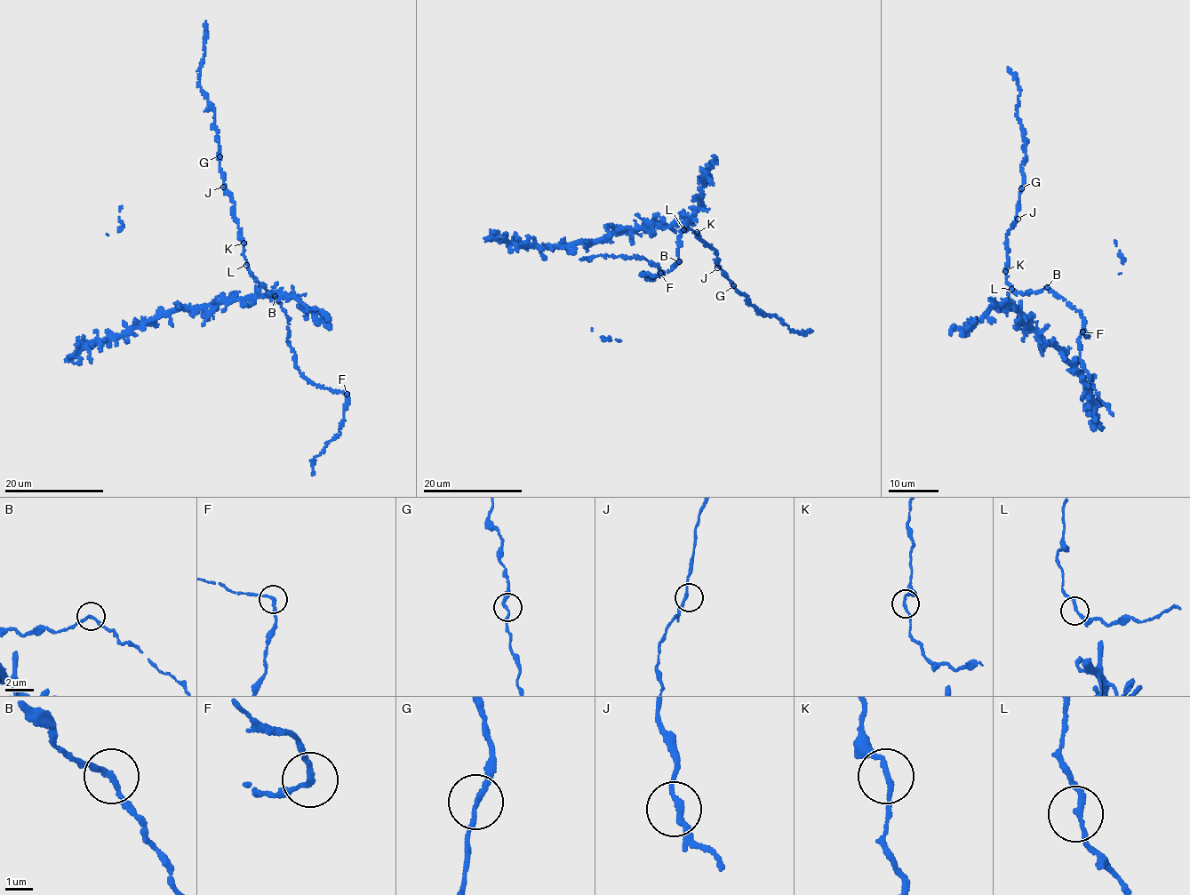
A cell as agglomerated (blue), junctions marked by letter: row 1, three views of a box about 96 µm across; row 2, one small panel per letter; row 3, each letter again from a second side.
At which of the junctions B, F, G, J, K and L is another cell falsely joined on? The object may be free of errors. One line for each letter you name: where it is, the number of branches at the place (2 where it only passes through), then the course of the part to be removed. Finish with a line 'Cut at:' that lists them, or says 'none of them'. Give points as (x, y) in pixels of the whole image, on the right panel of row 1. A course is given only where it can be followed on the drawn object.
Cut at: none of them

